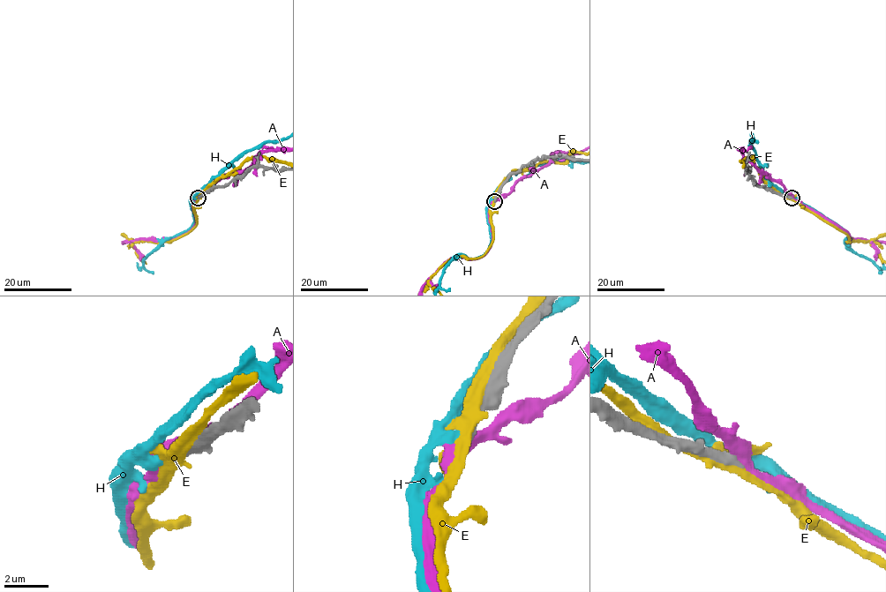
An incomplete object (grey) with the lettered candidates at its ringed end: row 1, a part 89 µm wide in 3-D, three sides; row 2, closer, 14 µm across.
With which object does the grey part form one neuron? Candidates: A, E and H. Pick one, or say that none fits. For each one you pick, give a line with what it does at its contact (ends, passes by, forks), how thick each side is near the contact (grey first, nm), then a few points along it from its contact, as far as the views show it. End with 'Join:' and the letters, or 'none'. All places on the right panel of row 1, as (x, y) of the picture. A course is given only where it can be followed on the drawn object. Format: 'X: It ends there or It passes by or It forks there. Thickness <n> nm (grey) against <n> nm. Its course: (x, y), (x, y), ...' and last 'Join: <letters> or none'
Join: none

